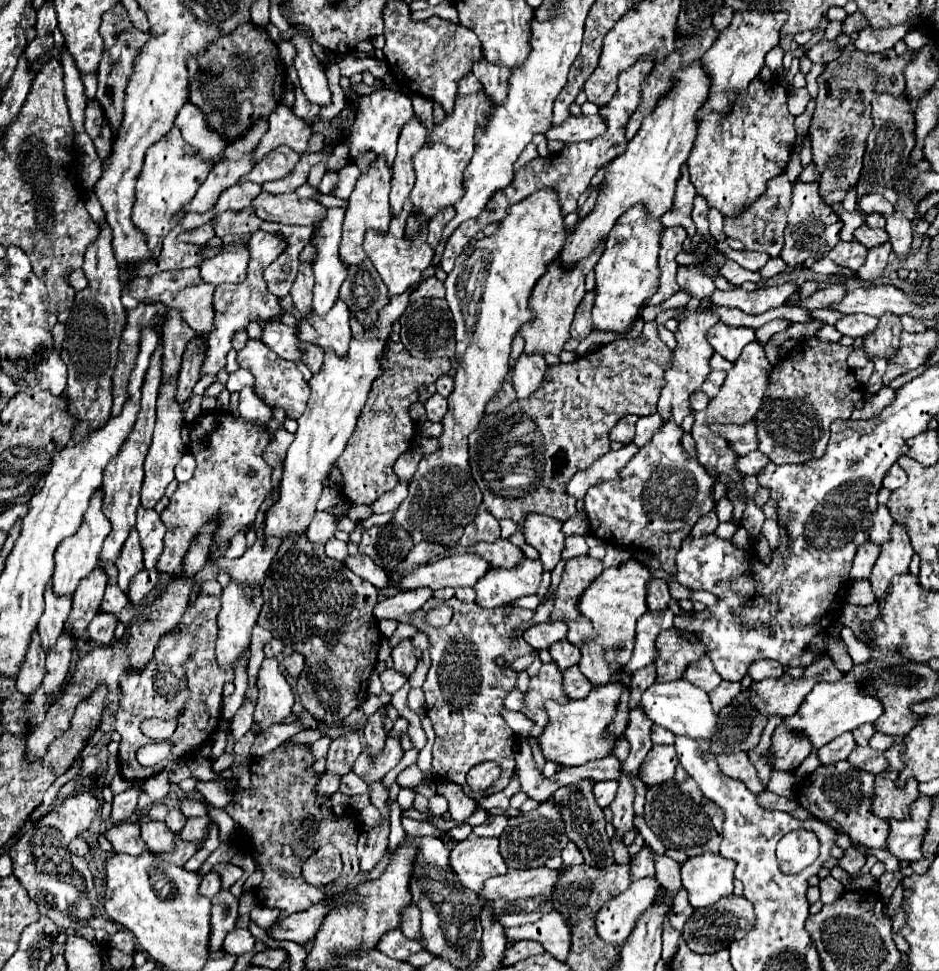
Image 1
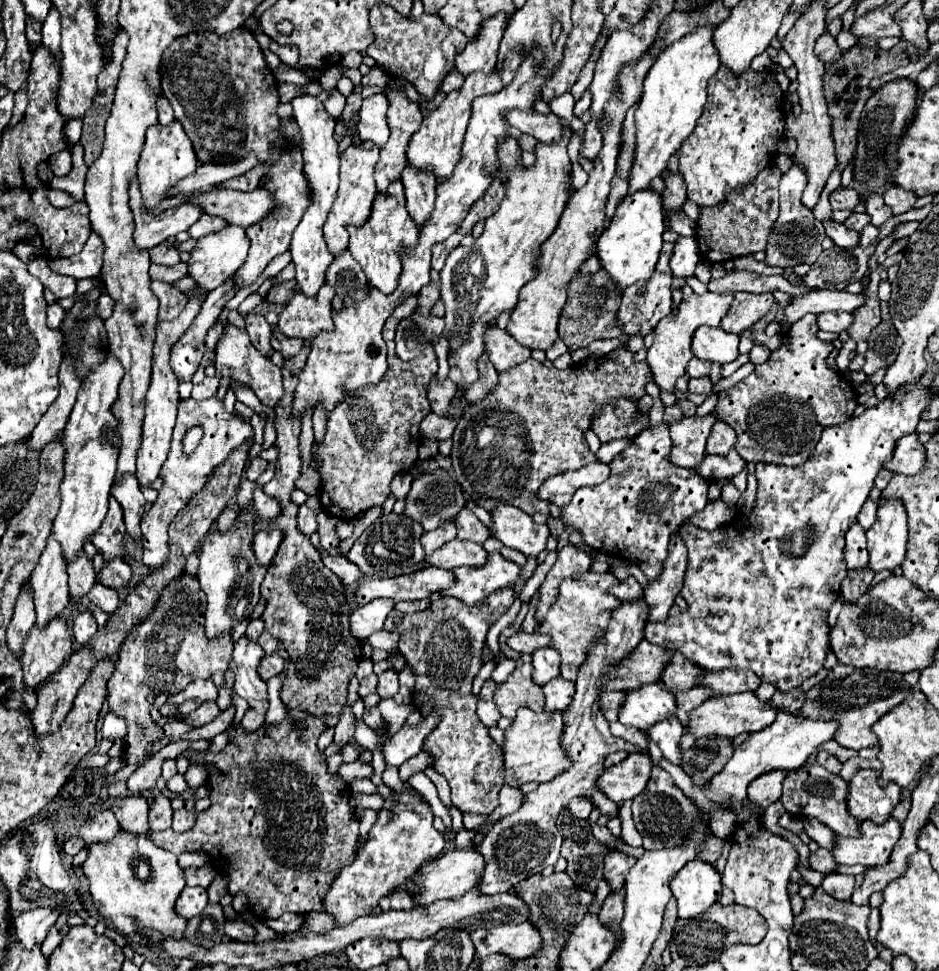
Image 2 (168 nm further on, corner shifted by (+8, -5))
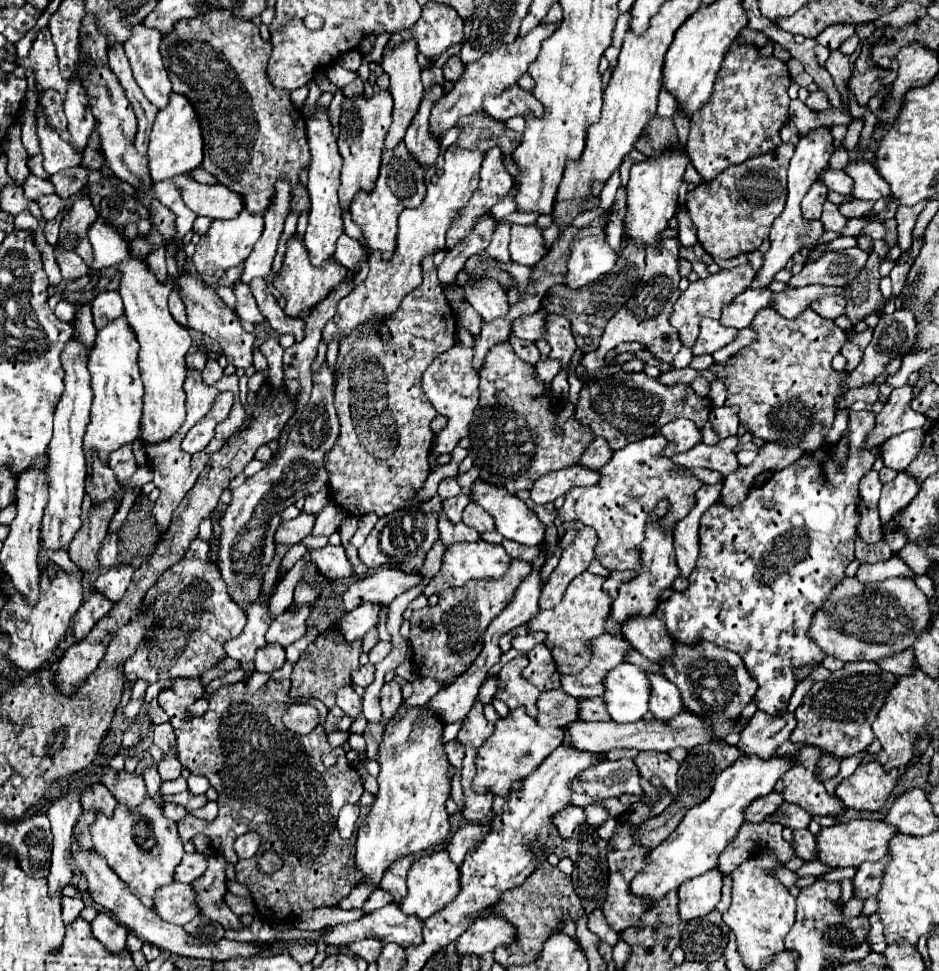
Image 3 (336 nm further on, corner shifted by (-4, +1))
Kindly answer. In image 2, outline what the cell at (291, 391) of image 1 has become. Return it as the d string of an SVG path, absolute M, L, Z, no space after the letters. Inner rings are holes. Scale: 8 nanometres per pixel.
M227 324L225 332L223 332L223 336L221 336L221 340L219 340L217 348L215 348L215 352L217 352L217 358L215 358L217 372L221 376L225 376L225 378L239 380L239 382L247 384L257 394L257 398L261 400L261 404L265 404L269 408L275 408L275 404L279 402L279 398L283 398L285 388L283 388L281 368L277 368L261 352L255 352L255 348L251 348L251 342L249 342L249 336L247 336L245 330L239 330L233 324Z

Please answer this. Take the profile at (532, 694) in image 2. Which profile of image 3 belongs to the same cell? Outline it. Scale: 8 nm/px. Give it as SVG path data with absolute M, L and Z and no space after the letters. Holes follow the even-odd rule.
M517 656L501 668L501 672L497 674L499 688L497 688L495 698L505 702L509 706L509 710L513 710L515 706L525 706L527 714L537 716L535 704L539 698L539 690L521 676L521 670L525 666L527 666L527 658Z

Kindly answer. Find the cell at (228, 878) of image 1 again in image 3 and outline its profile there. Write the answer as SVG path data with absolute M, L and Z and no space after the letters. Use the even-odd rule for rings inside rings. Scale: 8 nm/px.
M185 854L183 862L179 862L179 866L175 868L175 882L193 882L195 878L203 876L203 870L207 868L207 858L203 854Z

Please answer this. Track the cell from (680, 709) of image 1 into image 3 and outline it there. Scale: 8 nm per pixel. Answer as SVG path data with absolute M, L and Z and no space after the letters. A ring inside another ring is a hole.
M619 664L615 668L611 668L607 674L605 674L605 692L603 692L603 702L607 702L607 712L611 714L611 720L615 722L637 722L645 716L645 712L649 710L647 708L647 702L649 702L649 682L645 678L645 674L633 666L633 664Z

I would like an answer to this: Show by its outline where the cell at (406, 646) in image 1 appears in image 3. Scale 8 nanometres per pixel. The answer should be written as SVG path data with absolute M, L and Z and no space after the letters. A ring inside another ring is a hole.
M397 682L385 684L383 690L381 690L381 712L383 712L383 720L391 720L401 702L403 702L403 698L401 698L399 684Z

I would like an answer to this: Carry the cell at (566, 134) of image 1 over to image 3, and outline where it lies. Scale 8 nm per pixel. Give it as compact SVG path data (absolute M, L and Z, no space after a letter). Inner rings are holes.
M509 86L507 90L503 90L503 94L491 96L483 100L483 110L495 118L495 120L509 120L515 114L525 114L525 112L533 112L537 116L543 116L543 106L523 88L519 86Z

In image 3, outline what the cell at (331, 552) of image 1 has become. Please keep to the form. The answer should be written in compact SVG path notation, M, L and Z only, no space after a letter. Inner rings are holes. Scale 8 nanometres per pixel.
M329 500L329 506L325 506L319 514L317 514L317 522L313 526L313 536L329 536L333 534L343 518L343 508L335 504L335 500Z

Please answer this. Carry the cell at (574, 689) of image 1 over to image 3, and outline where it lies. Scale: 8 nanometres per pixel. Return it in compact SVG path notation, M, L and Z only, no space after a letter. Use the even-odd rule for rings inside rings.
M561 688L543 692L537 702L535 720L539 722L539 726L563 728L577 720L577 700L567 696Z

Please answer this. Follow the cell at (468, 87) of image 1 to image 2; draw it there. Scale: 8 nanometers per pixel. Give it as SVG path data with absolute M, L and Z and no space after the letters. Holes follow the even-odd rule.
M453 70L451 72L451 76L447 76L445 80L443 80L443 84L441 84L441 90L445 92L445 94L449 94L449 92L453 92L453 90L459 90L461 86L463 86L463 76L457 72L457 70Z

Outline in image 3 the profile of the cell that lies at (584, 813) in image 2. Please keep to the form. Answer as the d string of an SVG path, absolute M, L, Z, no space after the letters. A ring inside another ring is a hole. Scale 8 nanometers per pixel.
M575 806L563 808L559 814L555 814L555 826L557 826L557 830L559 830L559 836L561 836L563 840L571 838L573 830L575 830L579 824L583 824L583 820L585 820L583 808L575 808Z

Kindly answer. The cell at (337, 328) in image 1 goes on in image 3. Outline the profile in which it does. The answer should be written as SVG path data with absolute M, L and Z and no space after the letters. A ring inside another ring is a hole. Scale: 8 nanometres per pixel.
M291 236L287 240L283 266L273 276L273 286L287 300L285 314L287 316L297 316L305 308L315 308L317 302L321 302L333 290L333 286L337 286L345 276L347 276L347 270L343 270L343 266L339 266L339 262L335 262L333 258L329 258L329 262L323 262L323 266L313 266L303 240L297 240L295 236Z

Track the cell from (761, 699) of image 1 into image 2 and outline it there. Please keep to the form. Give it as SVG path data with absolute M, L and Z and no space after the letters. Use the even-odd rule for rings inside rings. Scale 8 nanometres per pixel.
M739 692L739 694L731 694L731 696L715 696L715 698L709 698L707 702L703 702L699 708L695 708L691 712L689 730L697 738L707 736L707 734L719 734L719 736L735 738L741 732L757 732L757 730L765 728L767 724L771 724L771 720L775 720L777 714L779 714L777 706L773 706L771 700L761 702L755 692Z

